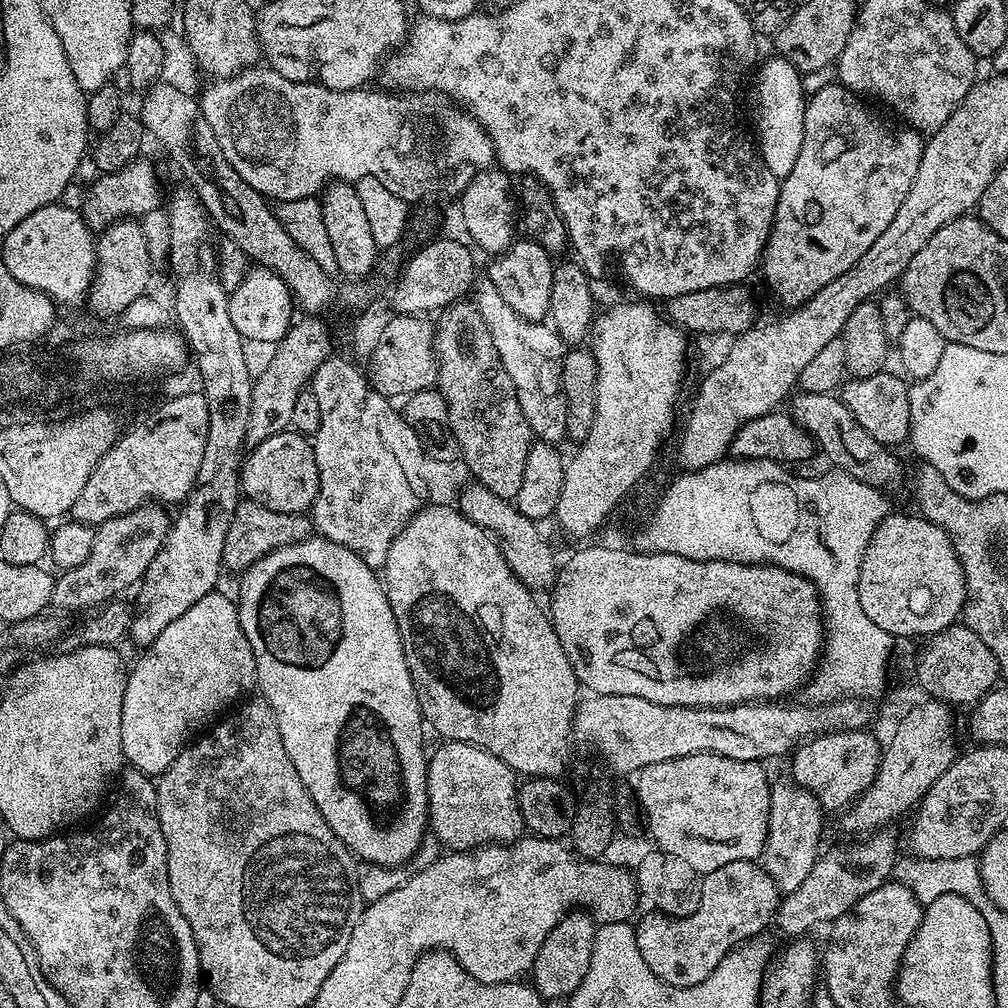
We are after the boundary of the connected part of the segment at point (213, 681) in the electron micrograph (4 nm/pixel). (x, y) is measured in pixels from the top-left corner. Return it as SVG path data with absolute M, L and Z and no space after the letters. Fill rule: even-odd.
M220 590L198 598L186 614L174 618L141 656L144 657L136 665L131 665L126 694L122 698L122 750L131 767L156 778L172 765L197 733L207 729L221 715L223 708L230 707L239 696L247 697L247 692L256 688L256 663L240 625L237 601L223 596Z

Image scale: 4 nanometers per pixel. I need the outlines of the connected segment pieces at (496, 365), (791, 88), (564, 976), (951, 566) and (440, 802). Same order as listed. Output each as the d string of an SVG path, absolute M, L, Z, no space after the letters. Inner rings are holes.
M457 300L435 317L434 347L435 387L448 403L450 430L460 447L462 464L472 471L475 483L486 486L498 498L515 501L522 486L522 470L526 470L526 456L534 443L532 427L522 414L514 382L510 382L510 374L498 358L494 338L490 338L475 303Z
M779 54L762 64L759 65L760 73L759 68L755 73L756 105L752 108L752 120L756 123L754 140L760 157L766 162L766 170L782 178L790 174L790 170L794 170L794 162L798 162L798 154L802 151L806 93L803 90L801 72Z
M573 910L565 912L558 926L554 926L550 934L546 934L546 942L542 942L542 950L538 950L538 958L534 958L530 973L532 987L545 1001L560 999L563 1001L571 996L574 990L578 990L582 978L586 978L586 970L590 966L590 954L594 954L597 927L597 921L587 911Z
M889 514L884 517L866 546L858 578L858 598L862 602L862 610L866 610L866 618L870 618L874 626L882 626L882 630L886 630L894 638L931 638L961 619L967 597L966 574L952 545L952 538L946 534L946 530L934 526L934 522L925 520L919 514Z
M449 740L441 745L441 748L436 753L433 751L428 758L428 815L431 835L436 835L445 844L445 849L448 850L471 850L480 848L483 844L511 844L512 841L519 840L521 836L525 835L526 829L522 822L522 814L518 810L517 773L513 772L510 766L506 766L506 762L502 762L502 758L498 758L473 744L467 744L461 740Z

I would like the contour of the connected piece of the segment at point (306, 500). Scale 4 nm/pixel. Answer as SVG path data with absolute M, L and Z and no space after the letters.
M285 430L266 438L266 442L251 445L250 451L243 457L240 466L240 491L247 499L258 502L270 510L278 510L282 514L304 514L311 509L318 496L318 462L314 458L314 444L306 438L305 433Z

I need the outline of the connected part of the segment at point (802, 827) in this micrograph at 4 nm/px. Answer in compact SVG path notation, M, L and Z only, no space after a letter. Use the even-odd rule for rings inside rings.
M791 778L775 781L770 794L770 818L768 837L764 847L762 866L774 878L781 893L792 893L802 885L813 870L814 864L822 853L820 839L824 836L824 816L826 809L810 790Z

